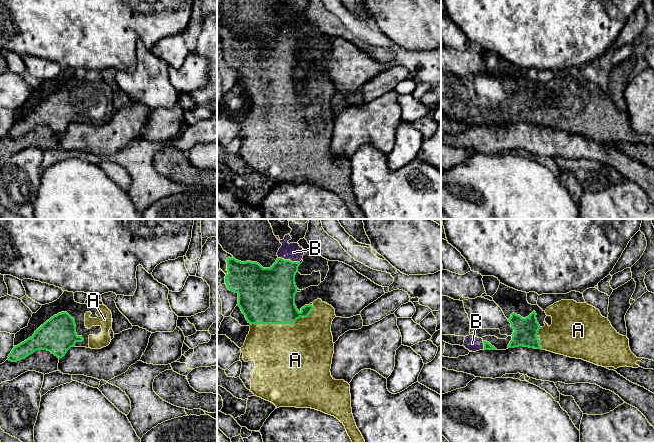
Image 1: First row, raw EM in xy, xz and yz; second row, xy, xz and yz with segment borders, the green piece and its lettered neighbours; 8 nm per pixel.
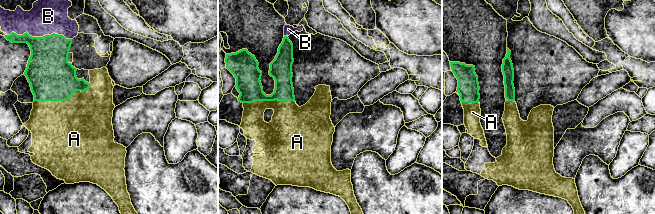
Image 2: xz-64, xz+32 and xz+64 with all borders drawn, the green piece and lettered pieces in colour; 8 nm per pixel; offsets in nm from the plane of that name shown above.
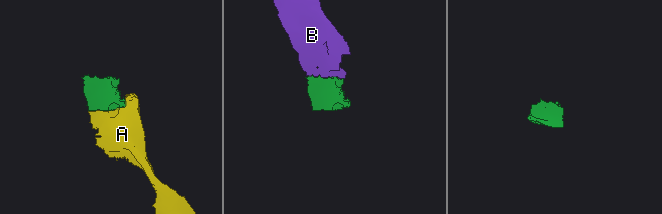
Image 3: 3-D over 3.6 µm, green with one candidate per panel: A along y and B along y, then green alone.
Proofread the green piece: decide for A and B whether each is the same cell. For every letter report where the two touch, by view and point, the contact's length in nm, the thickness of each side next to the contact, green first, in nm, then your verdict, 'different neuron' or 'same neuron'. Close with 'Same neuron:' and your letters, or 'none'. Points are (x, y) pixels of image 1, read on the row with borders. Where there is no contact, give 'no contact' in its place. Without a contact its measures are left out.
A: contact xz (283, 323); length 550 nm; calibres 440 and 500 nm; same neuron
B: contact xz (289, 260); length 180 nm; calibres 320 and 140 nm; same neuron
Same neuron: A, B

